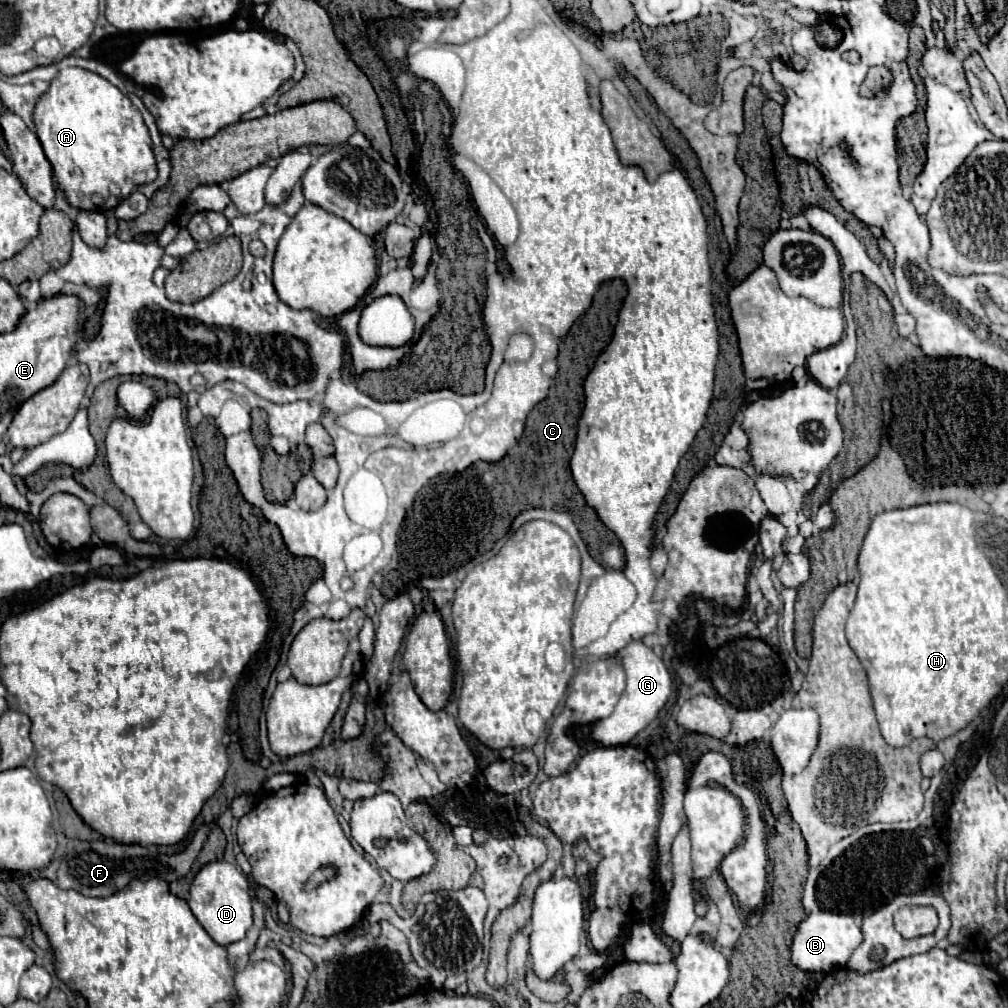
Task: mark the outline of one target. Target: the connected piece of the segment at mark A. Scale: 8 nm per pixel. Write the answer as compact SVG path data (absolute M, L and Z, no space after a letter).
M68 67L62 69L50 83L50 89L38 99L34 109L34 125L36 135L44 147L46 159L50 161L54 169L54 177L58 181L58 187L64 191L68 203L76 209L98 209L100 203L96 203L96 197L108 199L108 185L114 181L120 185L122 195L128 197L138 185L152 183L158 175L154 153L150 147L150 135L144 125L144 119L140 111L130 103L126 95L112 83L108 83L104 77L80 69L80 67Z

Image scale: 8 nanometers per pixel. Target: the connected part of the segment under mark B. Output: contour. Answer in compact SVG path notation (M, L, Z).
M830 911L812 913L798 925L798 931L794 935L790 947L792 963L802 971L812 971L812 973L828 973L836 969L844 969L850 955L854 953L854 949L860 945L862 939L864 935L852 915L830 913Z

